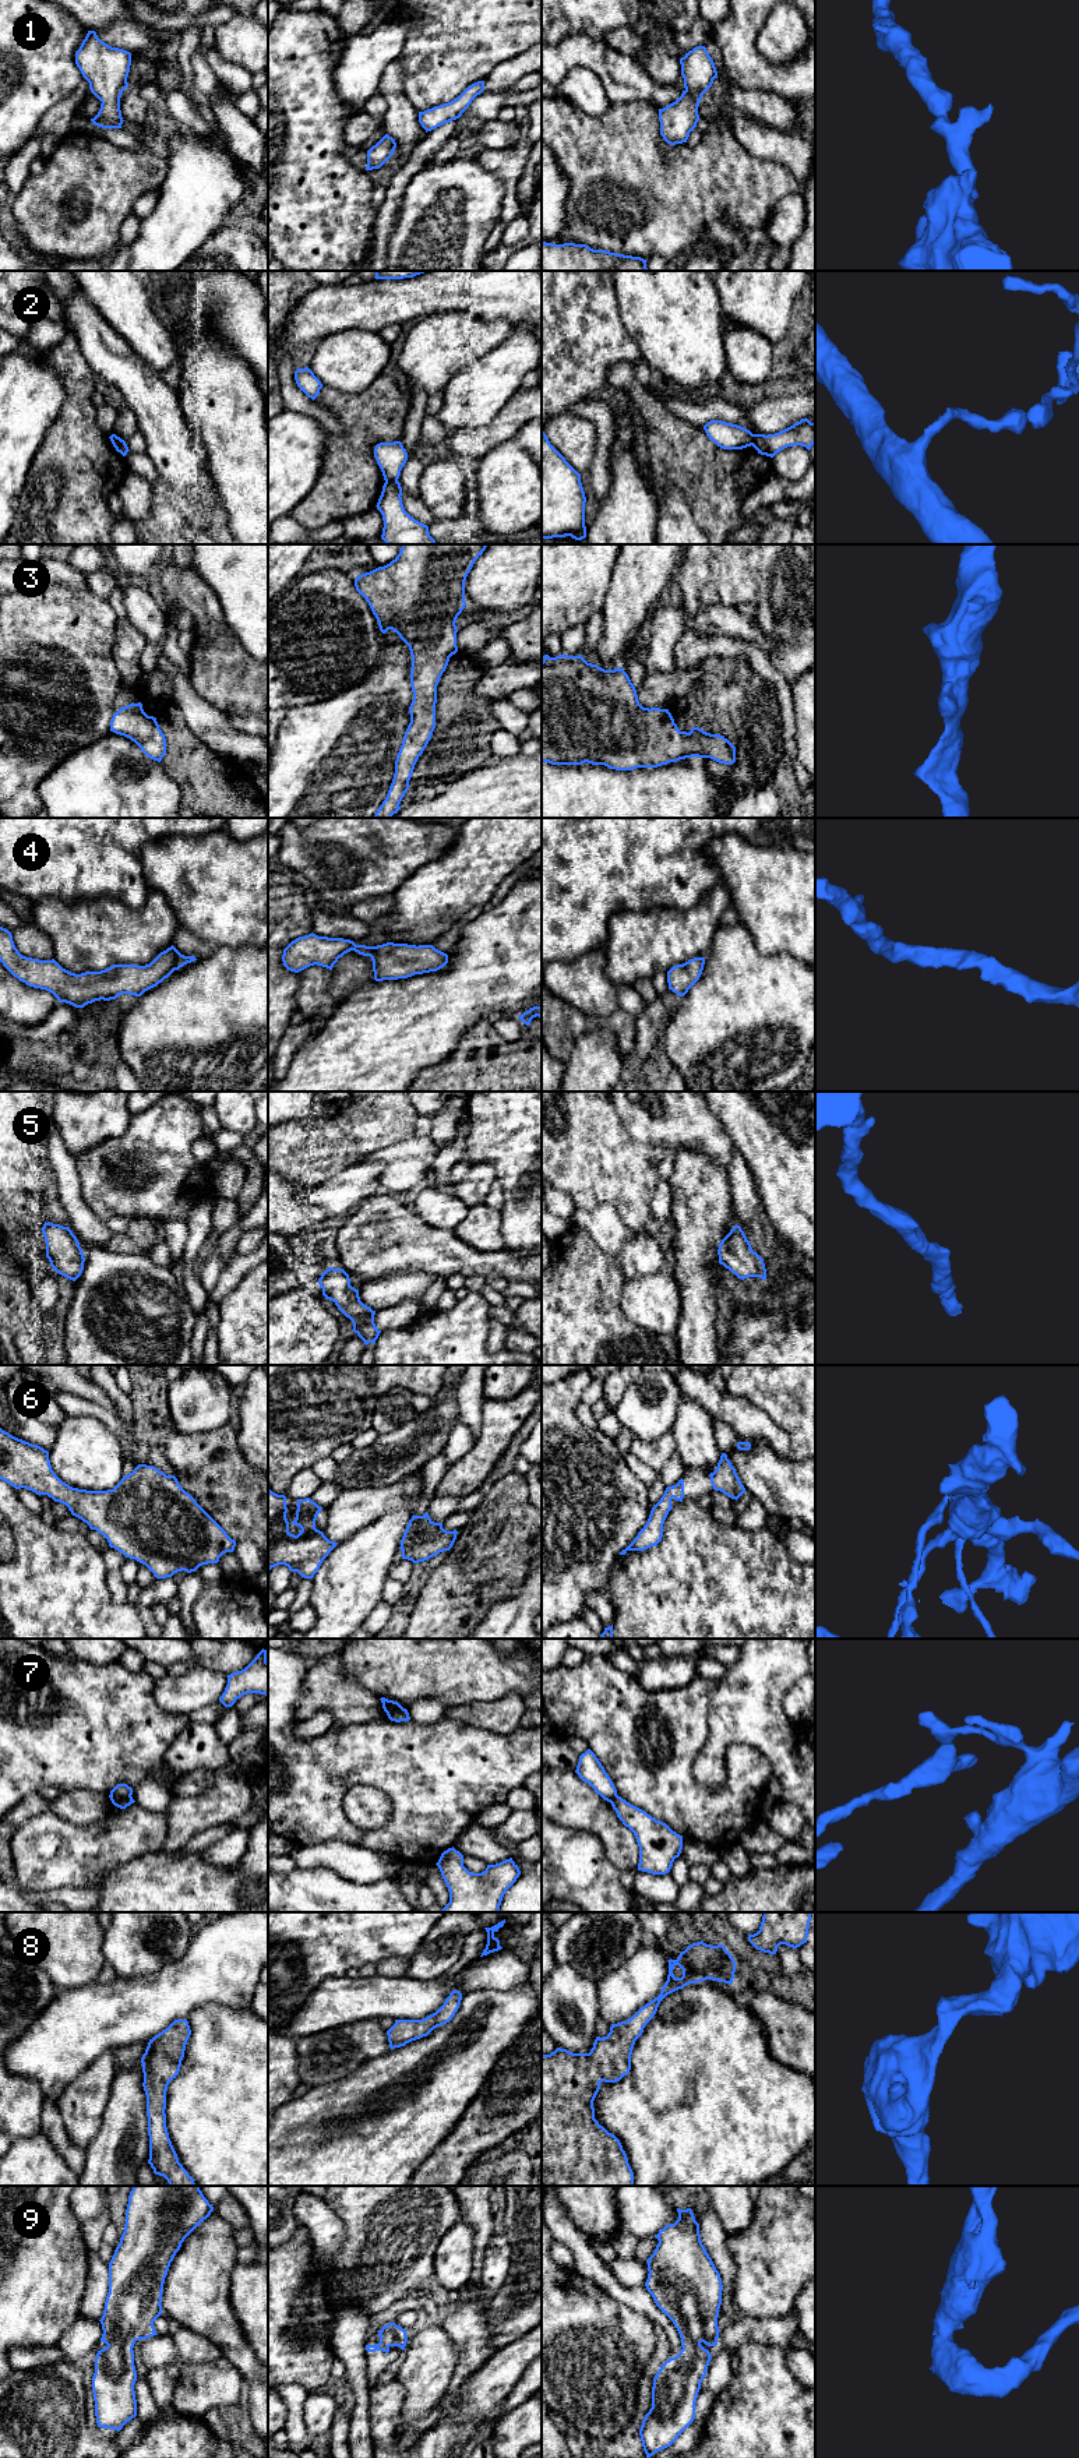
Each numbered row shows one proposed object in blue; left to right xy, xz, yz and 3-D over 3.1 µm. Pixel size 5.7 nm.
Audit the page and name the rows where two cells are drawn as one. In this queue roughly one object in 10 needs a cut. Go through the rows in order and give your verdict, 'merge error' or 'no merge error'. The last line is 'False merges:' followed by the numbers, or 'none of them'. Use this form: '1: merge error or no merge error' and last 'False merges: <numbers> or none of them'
1: no merge error
2: merge error
3: no merge error
4: no merge error
5: no merge error
6: no merge error
7: merge error
8: no merge error
9: no merge error
False merges: 2, 7

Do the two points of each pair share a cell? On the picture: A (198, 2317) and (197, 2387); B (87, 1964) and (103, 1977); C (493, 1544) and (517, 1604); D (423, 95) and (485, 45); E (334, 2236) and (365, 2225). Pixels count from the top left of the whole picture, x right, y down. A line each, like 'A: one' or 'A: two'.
A: two
B: two
C: two
D: one
E: two

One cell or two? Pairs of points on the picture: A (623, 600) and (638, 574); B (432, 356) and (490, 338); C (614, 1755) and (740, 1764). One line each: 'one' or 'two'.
A: one
B: one
C: one

